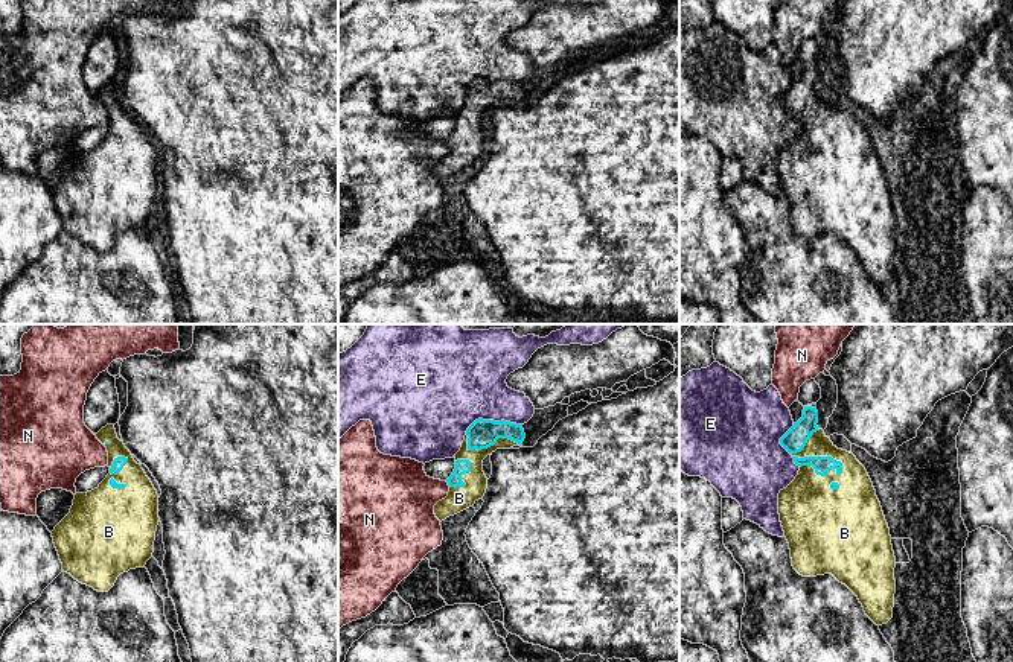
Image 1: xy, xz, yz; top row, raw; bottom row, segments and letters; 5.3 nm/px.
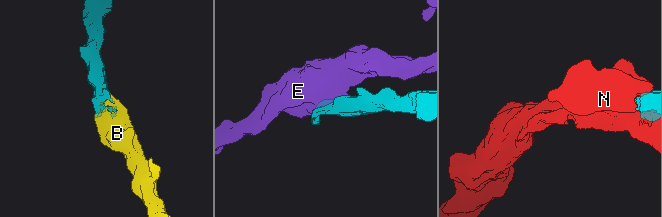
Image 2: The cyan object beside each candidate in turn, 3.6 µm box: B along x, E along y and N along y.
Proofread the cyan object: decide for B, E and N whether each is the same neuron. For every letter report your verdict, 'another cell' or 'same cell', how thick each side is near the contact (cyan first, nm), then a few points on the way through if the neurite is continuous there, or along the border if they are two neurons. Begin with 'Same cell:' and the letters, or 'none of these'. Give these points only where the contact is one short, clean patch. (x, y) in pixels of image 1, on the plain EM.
Same cell: B
B: same cell; calibres 100 and 300 nm
E: another cell; calibres 160 and 420 nm
N: another cell; calibres 80 and 340 nm

